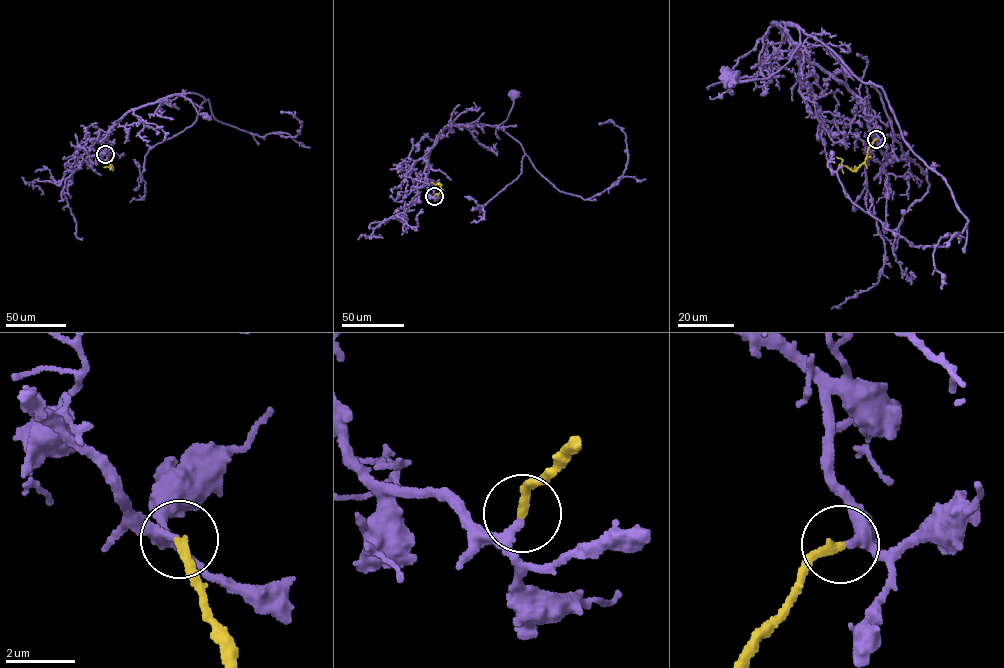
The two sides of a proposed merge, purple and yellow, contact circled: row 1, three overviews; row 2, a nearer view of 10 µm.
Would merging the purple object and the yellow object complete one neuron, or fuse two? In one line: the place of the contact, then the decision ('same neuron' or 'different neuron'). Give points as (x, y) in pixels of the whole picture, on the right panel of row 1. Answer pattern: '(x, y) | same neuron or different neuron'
(876, 139) | same neuron

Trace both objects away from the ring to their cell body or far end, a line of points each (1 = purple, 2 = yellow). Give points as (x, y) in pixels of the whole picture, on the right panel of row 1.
1: (877, 139), (862, 99), (809, 63), (772, 23), (794, 26), (800, 41), (788, 63), (768, 78), (731, 79)
2: (876, 139), (865, 160), (855, 170), (842, 164), (842, 160), (837, 157)

